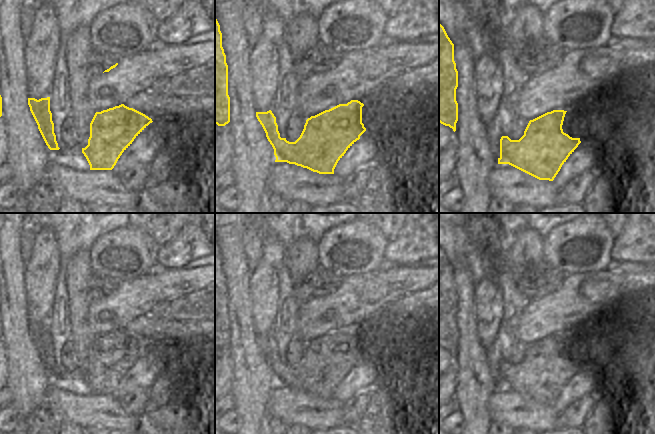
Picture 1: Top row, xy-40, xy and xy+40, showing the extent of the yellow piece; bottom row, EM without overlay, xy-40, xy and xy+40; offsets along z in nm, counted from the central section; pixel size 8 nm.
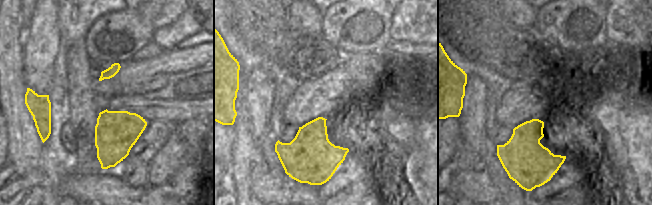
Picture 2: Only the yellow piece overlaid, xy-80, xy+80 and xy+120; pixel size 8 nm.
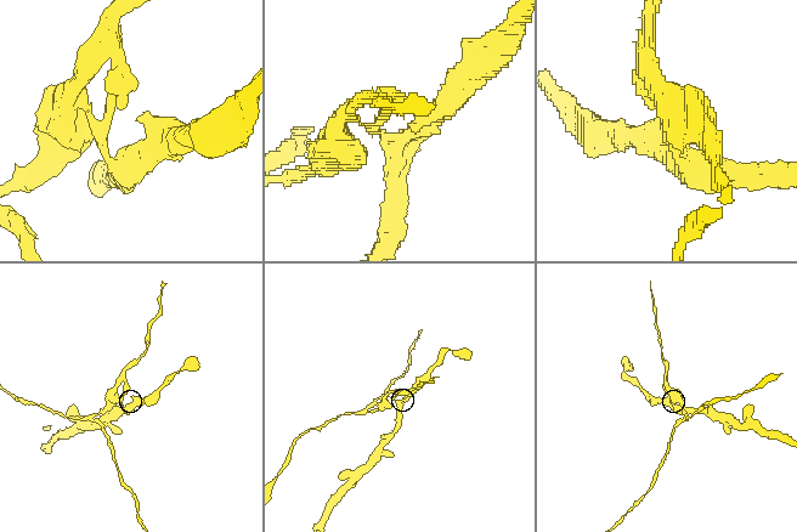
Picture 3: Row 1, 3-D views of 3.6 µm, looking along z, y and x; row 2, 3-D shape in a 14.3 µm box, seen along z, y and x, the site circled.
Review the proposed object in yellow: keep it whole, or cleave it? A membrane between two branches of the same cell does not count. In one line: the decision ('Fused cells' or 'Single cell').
Fused cells.

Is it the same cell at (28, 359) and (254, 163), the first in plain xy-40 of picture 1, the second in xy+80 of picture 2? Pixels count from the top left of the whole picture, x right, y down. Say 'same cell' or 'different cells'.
same cell

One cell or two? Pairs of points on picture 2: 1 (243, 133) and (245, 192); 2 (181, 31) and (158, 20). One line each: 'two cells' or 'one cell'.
1: one cell
2: two cells

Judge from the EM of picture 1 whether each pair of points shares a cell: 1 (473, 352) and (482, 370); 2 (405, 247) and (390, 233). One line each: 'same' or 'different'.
1: same
2: different

